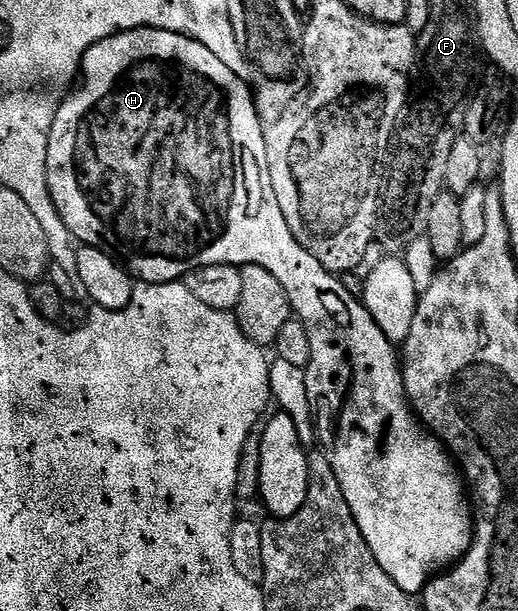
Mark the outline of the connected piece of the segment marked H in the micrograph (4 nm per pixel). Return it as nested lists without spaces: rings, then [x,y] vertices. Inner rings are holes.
[[[130,28],[127,32],[116,32],[114,36],[98,40],[83,56],[81,76],[82,72],[83,81],[80,82],[79,88],[72,87],[60,103],[53,118],[47,147],[49,190],[68,233],[72,237],[76,236],[80,245],[94,244],[117,254],[118,259],[140,281],[148,284],[175,282],[186,277],[192,268],[214,264],[256,264],[269,270],[269,274],[273,274],[277,282],[281,282],[287,301],[291,303],[292,313],[303,323],[309,334],[311,357],[305,371],[307,392],[312,398],[313,416],[317,421],[317,440],[319,436],[320,442],[323,443],[320,444],[322,451],[326,452],[327,460],[333,466],[337,482],[345,494],[345,502],[349,502],[349,510],[369,550],[373,550],[373,558],[381,562],[381,570],[385,570],[385,574],[389,574],[389,578],[393,578],[393,582],[397,582],[403,592],[422,593],[428,580],[450,569],[471,549],[473,508],[465,491],[464,477],[443,441],[425,430],[424,425],[417,419],[403,385],[403,369],[396,345],[392,344],[389,338],[385,338],[385,334],[363,305],[362,299],[356,293],[354,296],[339,281],[342,279],[336,273],[321,266],[321,262],[317,262],[317,258],[313,258],[313,254],[309,254],[309,250],[305,250],[305,246],[297,242],[293,230],[289,230],[289,222],[285,222],[285,214],[281,214],[281,206],[277,206],[277,194],[273,194],[273,178],[269,178],[265,146],[265,125],[255,109],[255,97],[248,81],[237,78],[237,74],[233,74],[233,70],[229,70],[229,66],[225,66],[225,62],[221,62],[221,58],[217,58],[217,54],[213,54],[213,50],[206,48],[201,41],[185,36],[182,32],[170,32],[164,28]]]

